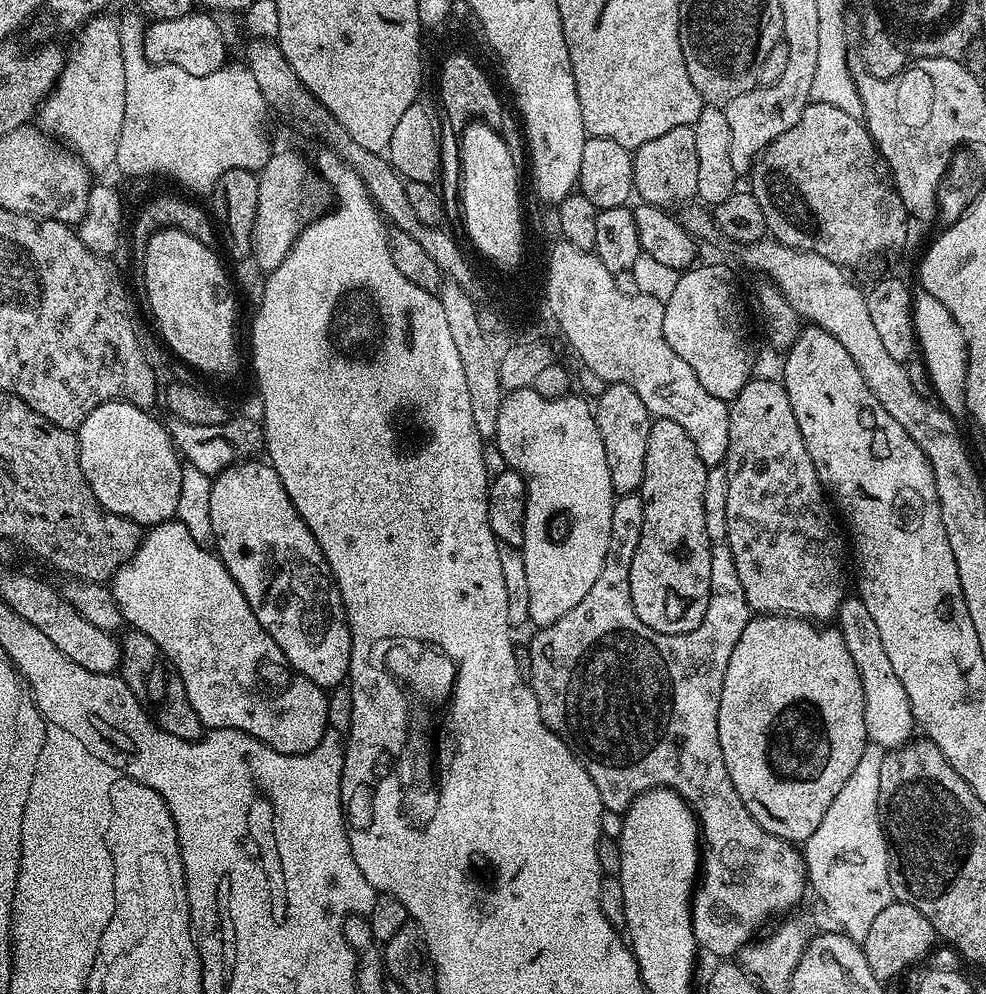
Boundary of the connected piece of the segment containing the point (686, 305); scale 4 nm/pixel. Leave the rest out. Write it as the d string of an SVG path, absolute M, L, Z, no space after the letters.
M702 264L680 272L674 292L664 301L662 330L674 354L698 374L706 391L730 402L753 375L754 347L748 341L744 304L731 270L720 264Z

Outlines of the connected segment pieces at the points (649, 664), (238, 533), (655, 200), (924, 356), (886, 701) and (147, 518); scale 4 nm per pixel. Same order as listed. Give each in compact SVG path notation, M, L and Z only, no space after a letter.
M633 494L630 496L616 496L612 501L612 513L610 514L610 542L606 546L606 562L602 566L602 574L598 574L597 580L594 581L594 586L590 586L590 591L586 593L586 598L582 598L582 602L578 602L578 606L574 606L574 610L570 610L570 614L562 614L562 618L558 618L558 622L554 622L550 626L539 629L535 634L532 642L527 645L530 652L530 670L533 671L531 678L532 689L534 694L538 698L538 706L540 707L540 713L542 718L546 722L546 726L550 730L554 730L554 734L558 734L558 738L562 738L562 742L566 742L568 749L575 754L578 758L578 762L582 762L582 766L586 770L586 774L590 774L590 782L594 782L594 786L598 786L598 798L604 803L605 809L609 813L617 812L617 814L623 813L632 804L632 799L635 796L640 796L643 792L649 792L652 788L670 788L672 791L679 794L685 802L687 802L689 808L692 809L693 816L696 817L700 825L700 835L702 837L702 871L698 876L698 883L694 889L694 895L692 898L692 929L694 930L694 938L696 939L697 945L701 949L704 948L712 956L720 956L716 958L732 958L737 954L744 951L744 947L747 944L752 943L753 940L757 939L760 927L767 922L771 916L779 917L781 914L788 914L792 907L799 902L804 896L804 888L806 892L806 873L804 870L804 857L801 849L797 847L793 841L783 840L778 838L774 834L769 832L758 823L755 818L750 814L750 810L746 810L746 806L742 802L742 798L738 798L738 790L734 790L734 782L730 782L730 774L726 770L726 762L722 758L722 746L718 742L718 702L722 698L722 682L726 678L726 666L730 662L730 654L734 654L734 646L738 646L738 638L742 638L742 630L746 630L750 619L750 609L746 602L746 594L742 590L742 582L738 582L738 570L734 566L734 558L730 554L727 543L716 542L712 546L712 565L710 566L710 598L708 599L708 605L706 606L706 614L702 618L702 622L694 630L689 632L683 632L677 636L671 636L670 634L662 634L658 630L650 630L650 626L646 626L646 622L642 622L642 618L638 618L638 614L634 614L634 602L630 598L630 562L634 562L634 550L638 550L638 538L642 538L642 502L640 501L639 495Z
M253 458L232 464L216 475L210 490L210 522L216 555L226 570L230 570L234 582L238 582L258 622L262 622L270 638L278 642L278 650L282 650L292 669L325 690L343 685L348 679L352 649L348 615L336 589L336 579L332 577L314 534L310 534L294 502L290 502L290 494L286 494L272 465L263 459Z
M691 124L674 126L674 130L666 130L666 134L646 142L641 148L635 149L632 157L634 166L634 182L632 183L635 195L643 203L653 204L665 210L675 209L676 200L693 199L698 186L698 149L694 143L694 130Z
M917 289L913 295L913 320L921 359L932 383L933 393L940 406L955 420L965 417L965 376L968 369L968 347L961 327L950 315L950 310L924 289Z
M845 595L838 613L838 627L844 635L846 650L850 650L850 658L854 658L854 666L858 666L858 674L862 678L869 741L885 750L902 747L913 739L915 732L912 731L917 731L918 725L910 698L906 698L906 690L902 690L902 682L898 682L898 674L894 674L894 666L882 647L882 638L878 638L878 626L874 618L870 618L870 610L866 610L866 602L862 602L859 595Z
M111 400L94 409L78 429L80 442L80 465L82 474L94 490L94 498L106 510L141 526L161 524L173 519L178 510L178 494L182 492L182 457L176 451L167 427L152 417L151 411L126 404L123 400Z

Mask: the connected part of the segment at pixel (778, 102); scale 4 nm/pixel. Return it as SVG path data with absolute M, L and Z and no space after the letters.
M786 64L786 71L778 82L758 86L746 94L738 94L730 103L723 105L726 122L730 125L730 162L737 174L748 174L760 153L774 142L790 126L802 118L802 110L811 101L810 86L817 64Z

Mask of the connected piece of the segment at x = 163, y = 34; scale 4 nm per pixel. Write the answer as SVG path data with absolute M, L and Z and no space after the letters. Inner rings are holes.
M196 10L182 18L152 20L144 30L144 56L152 64L173 64L186 74L205 76L217 72L226 63L224 32L216 25L217 17Z

